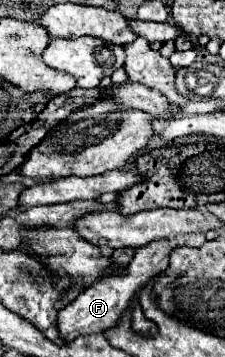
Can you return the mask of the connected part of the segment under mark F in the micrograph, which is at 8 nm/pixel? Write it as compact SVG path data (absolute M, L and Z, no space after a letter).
M156 239L140 249L136 249L134 259L130 261L128 269L122 271L122 275L108 275L100 281L96 281L92 287L84 289L74 303L66 305L60 313L58 313L58 331L60 337L64 341L72 341L80 335L92 335L92 333L102 333L110 327L114 327L114 323L120 321L120 317L124 315L124 311L128 309L128 303L134 299L136 291L140 291L152 277L156 277L158 273L168 269L168 257L172 253L170 241L168 239Z

